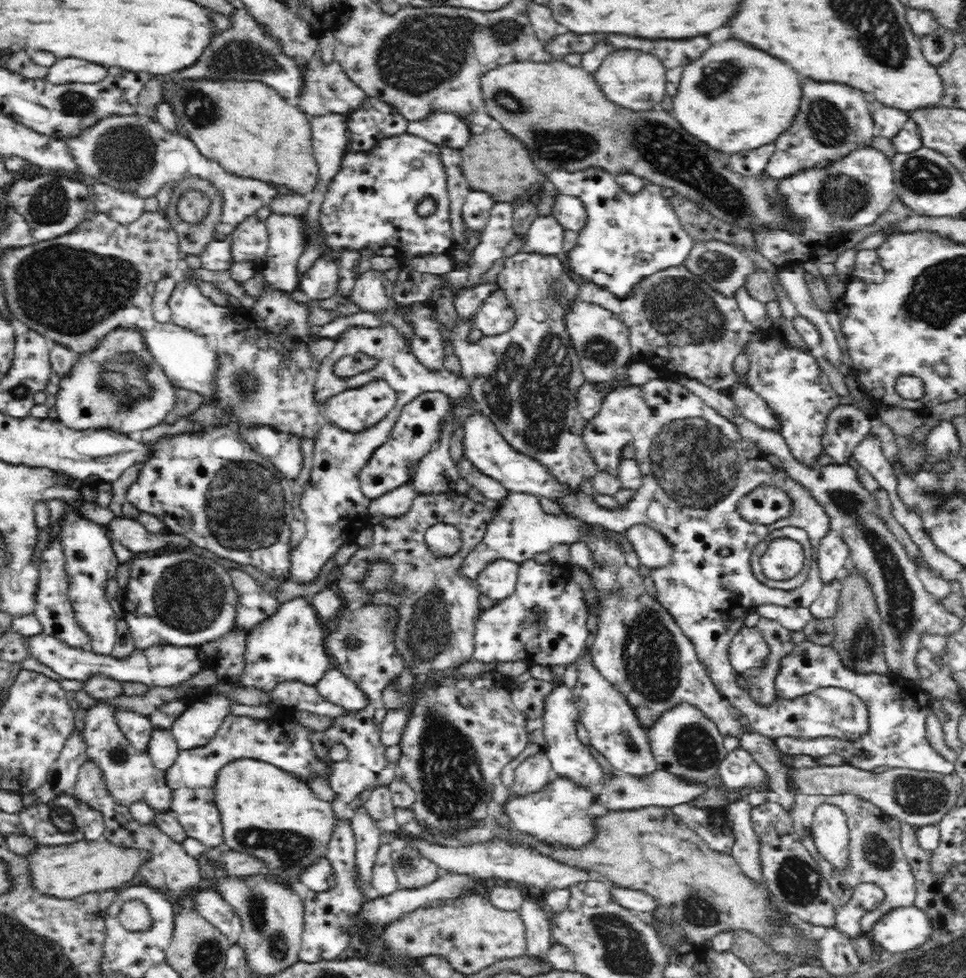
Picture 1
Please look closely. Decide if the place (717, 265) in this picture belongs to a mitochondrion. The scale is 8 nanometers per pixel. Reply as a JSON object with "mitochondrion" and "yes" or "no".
{"mitochondrion":"yes"}

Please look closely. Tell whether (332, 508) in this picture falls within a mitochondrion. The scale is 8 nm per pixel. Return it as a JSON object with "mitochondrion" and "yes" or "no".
{"mitochondrion":"no"}

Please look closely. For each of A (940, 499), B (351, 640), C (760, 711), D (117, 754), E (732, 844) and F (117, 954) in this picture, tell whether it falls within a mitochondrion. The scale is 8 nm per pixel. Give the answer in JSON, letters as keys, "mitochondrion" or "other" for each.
{"A":"mitochondrion","B":"mitochondrion","C":"other","D":"mitochondrion","E":"other","F":"other"}

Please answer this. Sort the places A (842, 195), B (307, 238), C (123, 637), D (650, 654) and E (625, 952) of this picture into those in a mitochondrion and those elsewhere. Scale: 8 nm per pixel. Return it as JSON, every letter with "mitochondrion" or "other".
{"A":"mitochondrion","B":"other","C":"other","D":"mitochondrion","E":"mitochondrion"}

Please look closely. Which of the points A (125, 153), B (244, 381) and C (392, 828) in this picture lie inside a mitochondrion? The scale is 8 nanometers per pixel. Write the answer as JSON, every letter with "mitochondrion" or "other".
{"A":"mitochondrion","B":"mitochondrion","C":"other"}

